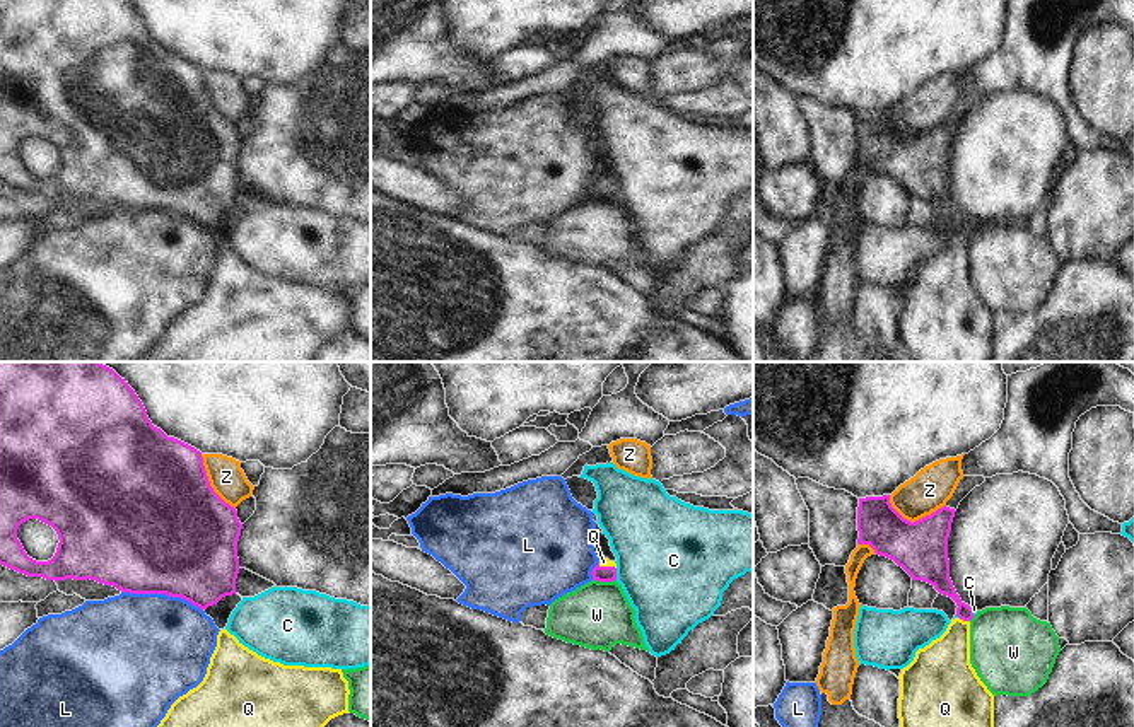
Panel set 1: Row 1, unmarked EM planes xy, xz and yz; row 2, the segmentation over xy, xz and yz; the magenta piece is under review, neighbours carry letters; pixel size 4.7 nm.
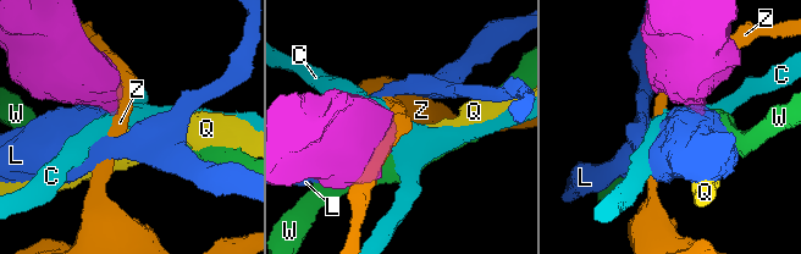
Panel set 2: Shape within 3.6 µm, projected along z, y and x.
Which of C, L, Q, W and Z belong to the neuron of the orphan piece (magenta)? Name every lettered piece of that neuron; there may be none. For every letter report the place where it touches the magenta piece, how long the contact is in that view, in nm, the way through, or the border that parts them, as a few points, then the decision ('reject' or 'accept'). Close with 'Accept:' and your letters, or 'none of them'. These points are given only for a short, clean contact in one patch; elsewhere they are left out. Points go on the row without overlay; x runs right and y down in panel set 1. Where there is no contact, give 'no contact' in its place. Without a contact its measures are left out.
C: contact xz (615, 191); length 60 nm; reject
L: contact xy (163, 210); length 400 nm; reject
Q: contact yz (964, 238); length 60 nm; way yz (938, 191), (962, 224), (964, 238), (943, 285); accept
W: contact xz (605, 198); length 110 nm; border xz (593, 197), (615, 198); reject
Z: contact yz (916, 139); length 280 nm; reject
Accept: Q

